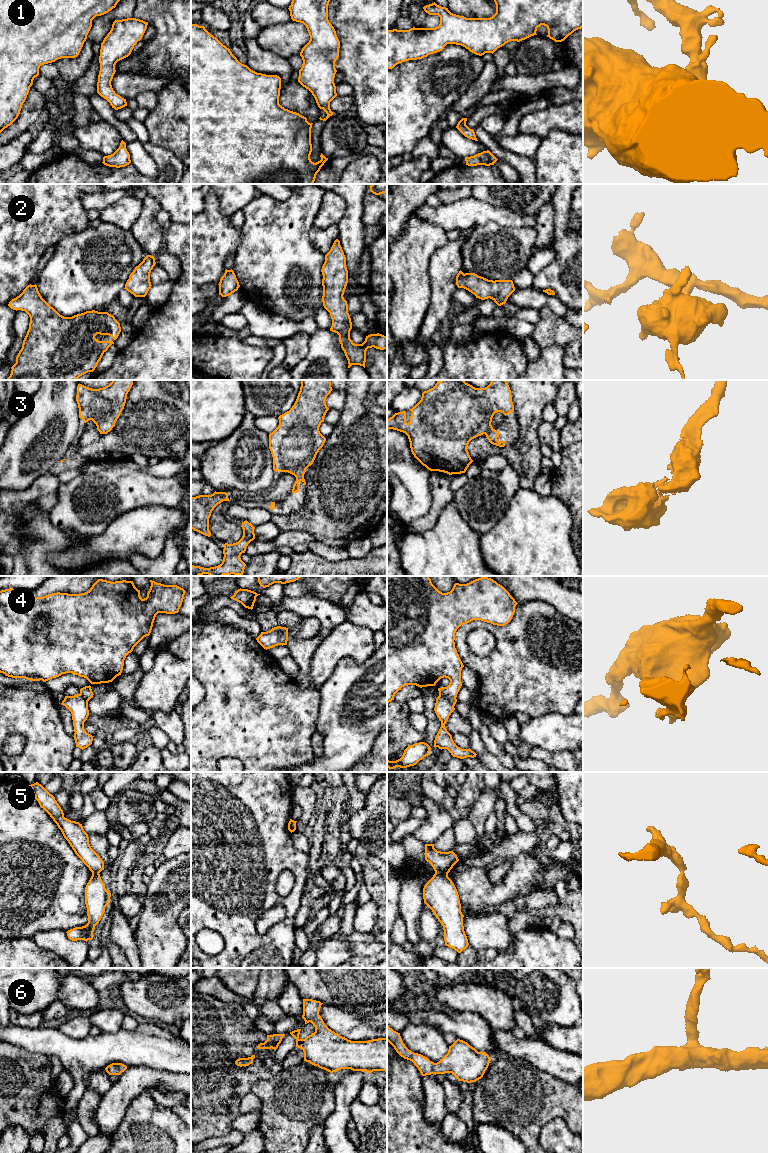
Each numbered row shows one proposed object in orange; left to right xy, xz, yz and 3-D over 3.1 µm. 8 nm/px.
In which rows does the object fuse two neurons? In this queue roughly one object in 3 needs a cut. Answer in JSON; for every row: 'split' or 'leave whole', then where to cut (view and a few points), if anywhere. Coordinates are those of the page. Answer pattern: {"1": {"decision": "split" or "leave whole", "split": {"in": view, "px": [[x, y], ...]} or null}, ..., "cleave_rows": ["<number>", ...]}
{"1": {"decision": "leave whole", "split": null}, "2": {"decision": "leave whole", "split": null}, "3": {"decision": "leave whole", "split": null}, "4": {"decision": "split", "split": {"in": "xz", "px": [[283, 627], [280, 631], [278, 644]]}}, "5": {"decision": "split", "split": {"in": "yz", "px": [[435, 872], [447, 874]]}}, "6": {"decision": "leave whole", "split": null}, "cleave_rows": ["4", "5"]}

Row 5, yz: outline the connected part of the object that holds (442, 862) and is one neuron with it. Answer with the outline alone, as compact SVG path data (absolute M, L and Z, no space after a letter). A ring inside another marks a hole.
M425 844L425 860L431 864L435 873L448 874L459 861L453 851L441 852L434 848L434 844Z

